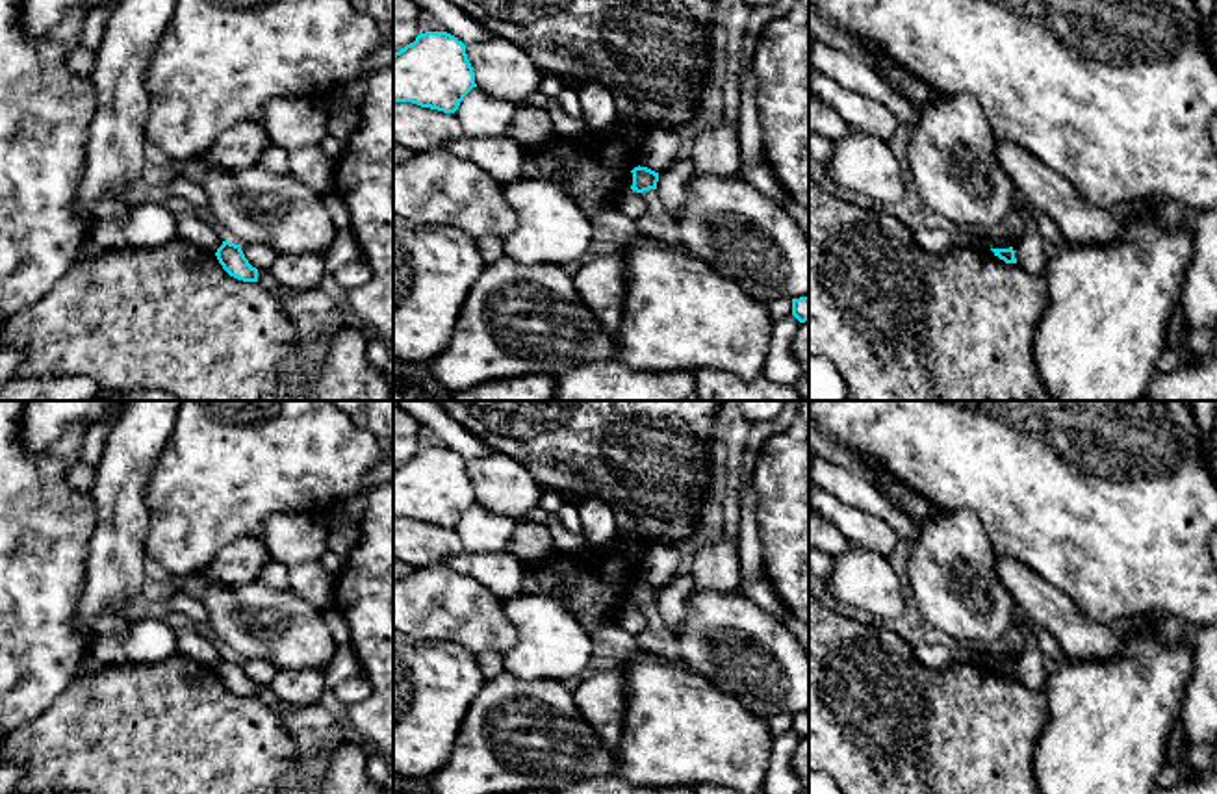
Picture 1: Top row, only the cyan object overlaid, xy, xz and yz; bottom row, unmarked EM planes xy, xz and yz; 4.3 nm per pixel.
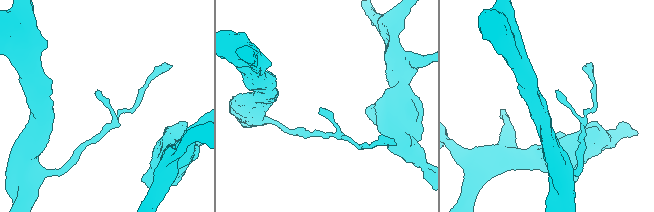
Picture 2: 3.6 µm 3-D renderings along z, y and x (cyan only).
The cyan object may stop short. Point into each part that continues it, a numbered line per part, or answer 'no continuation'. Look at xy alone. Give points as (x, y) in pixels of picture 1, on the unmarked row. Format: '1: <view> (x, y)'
no continuation

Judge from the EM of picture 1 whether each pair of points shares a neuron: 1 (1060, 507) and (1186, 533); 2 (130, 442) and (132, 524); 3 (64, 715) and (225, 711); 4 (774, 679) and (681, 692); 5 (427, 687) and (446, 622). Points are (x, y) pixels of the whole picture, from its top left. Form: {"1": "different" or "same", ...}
{"1": "same", "2": "same", "3": "same", "4": "different", "5": "different"}

